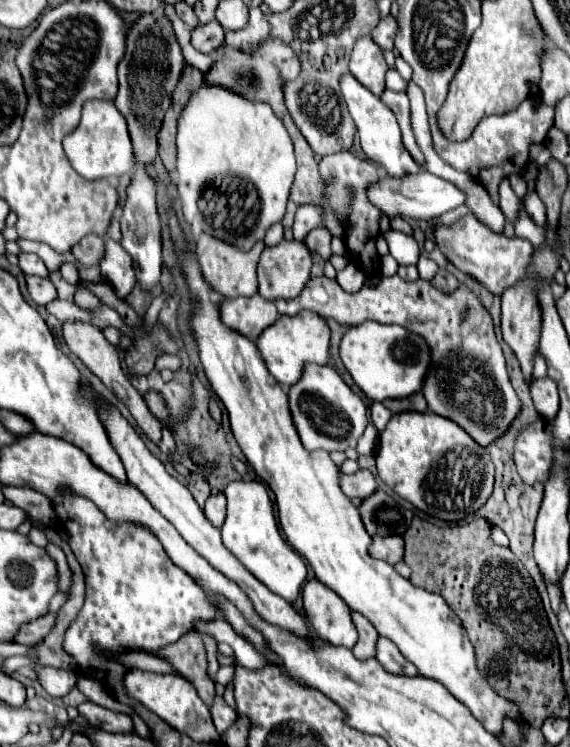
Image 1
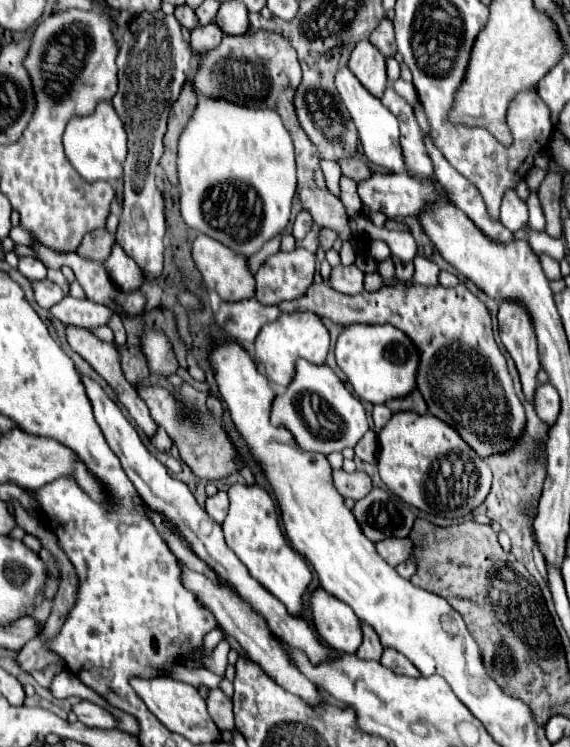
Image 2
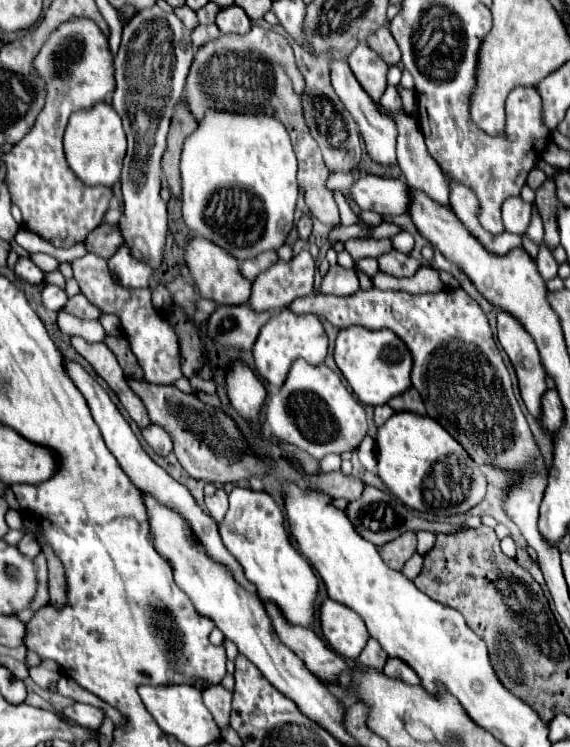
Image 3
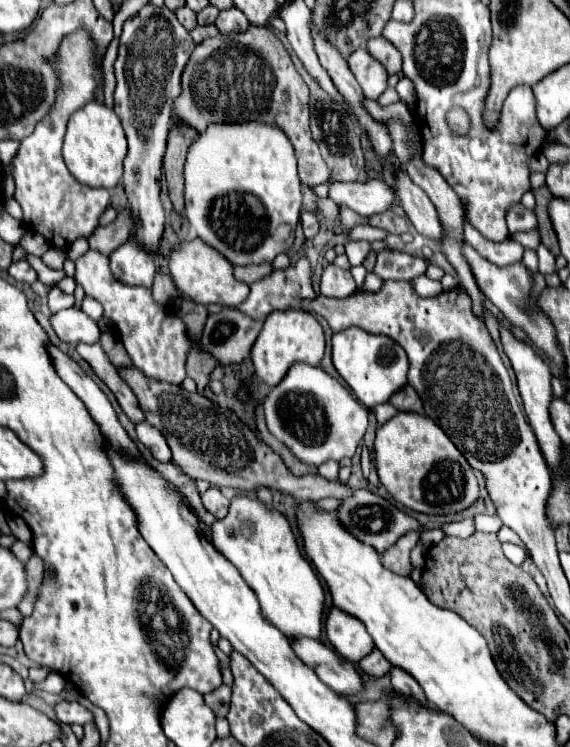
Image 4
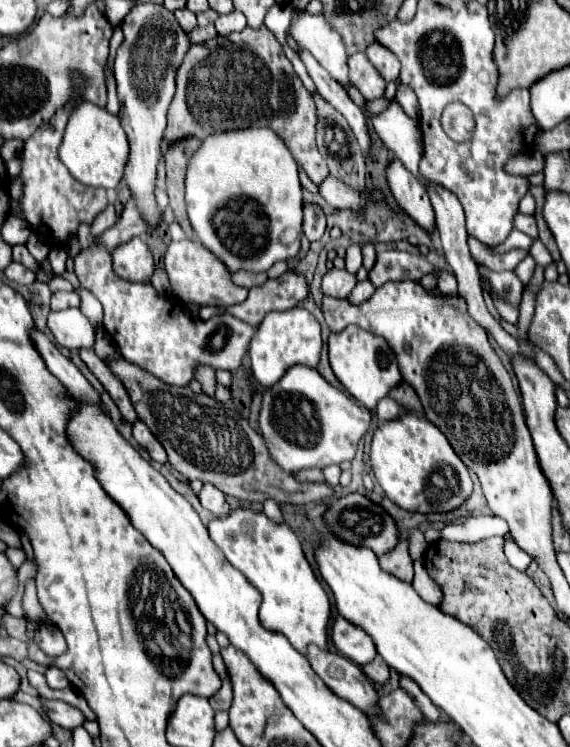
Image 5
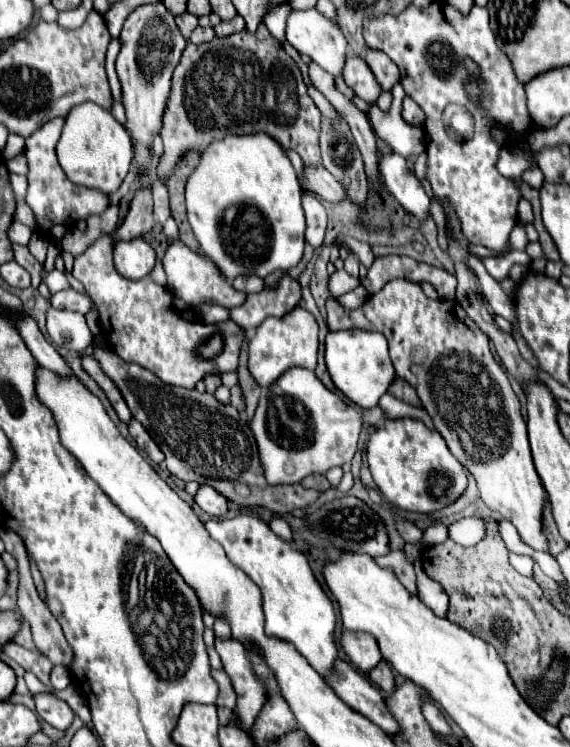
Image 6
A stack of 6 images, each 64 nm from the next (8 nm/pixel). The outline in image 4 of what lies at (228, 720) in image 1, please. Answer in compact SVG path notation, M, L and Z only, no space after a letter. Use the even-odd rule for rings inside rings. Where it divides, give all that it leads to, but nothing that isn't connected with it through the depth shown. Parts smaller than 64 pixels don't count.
M222 684L220 688L204 694L204 702L214 710L214 714L218 718L224 718L230 708L230 688L226 684Z

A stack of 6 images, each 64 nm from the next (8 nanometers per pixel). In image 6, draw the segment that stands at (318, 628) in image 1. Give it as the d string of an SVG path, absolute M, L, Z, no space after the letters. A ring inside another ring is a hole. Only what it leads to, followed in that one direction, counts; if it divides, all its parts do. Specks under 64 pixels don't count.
M342 628L338 640L340 640L342 650L350 658L350 662L362 672L368 672L370 668L374 668L374 664L378 664L382 658L378 644L376 644L376 638L370 634L344 632L344 628Z

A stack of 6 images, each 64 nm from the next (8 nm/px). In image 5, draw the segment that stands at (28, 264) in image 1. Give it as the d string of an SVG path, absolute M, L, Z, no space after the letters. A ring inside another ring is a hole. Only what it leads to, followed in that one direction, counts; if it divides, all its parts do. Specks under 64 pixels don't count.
M12 262L12 264L4 270L4 274L6 274L10 280L14 280L14 282L18 282L18 284L26 284L26 286L30 286L30 284L36 280L34 272L32 272L30 268L26 268L24 264L20 264L20 262Z

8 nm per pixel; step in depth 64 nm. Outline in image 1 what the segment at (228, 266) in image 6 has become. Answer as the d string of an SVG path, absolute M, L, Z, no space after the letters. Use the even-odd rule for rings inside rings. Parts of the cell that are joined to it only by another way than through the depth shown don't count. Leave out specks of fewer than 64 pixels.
M202 84L190 92L190 100L186 102L178 120L176 172L176 190L182 198L182 212L186 222L196 222L206 234L250 250L256 240L264 238L270 224L282 220L290 186L294 182L296 160L288 132L268 104L244 100L242 96L236 96L236 92L228 92L228 88L216 88L216 84Z

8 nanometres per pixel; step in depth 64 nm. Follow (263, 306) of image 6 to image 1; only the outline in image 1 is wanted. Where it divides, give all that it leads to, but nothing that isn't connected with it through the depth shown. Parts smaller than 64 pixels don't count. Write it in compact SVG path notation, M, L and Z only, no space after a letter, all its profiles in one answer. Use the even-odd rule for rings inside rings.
M286 240L278 242L276 246L264 248L260 262L258 262L258 284L260 294L266 300L278 300L278 298L294 298L300 294L300 290L310 280L310 268L312 268L312 256L308 248L298 240Z

